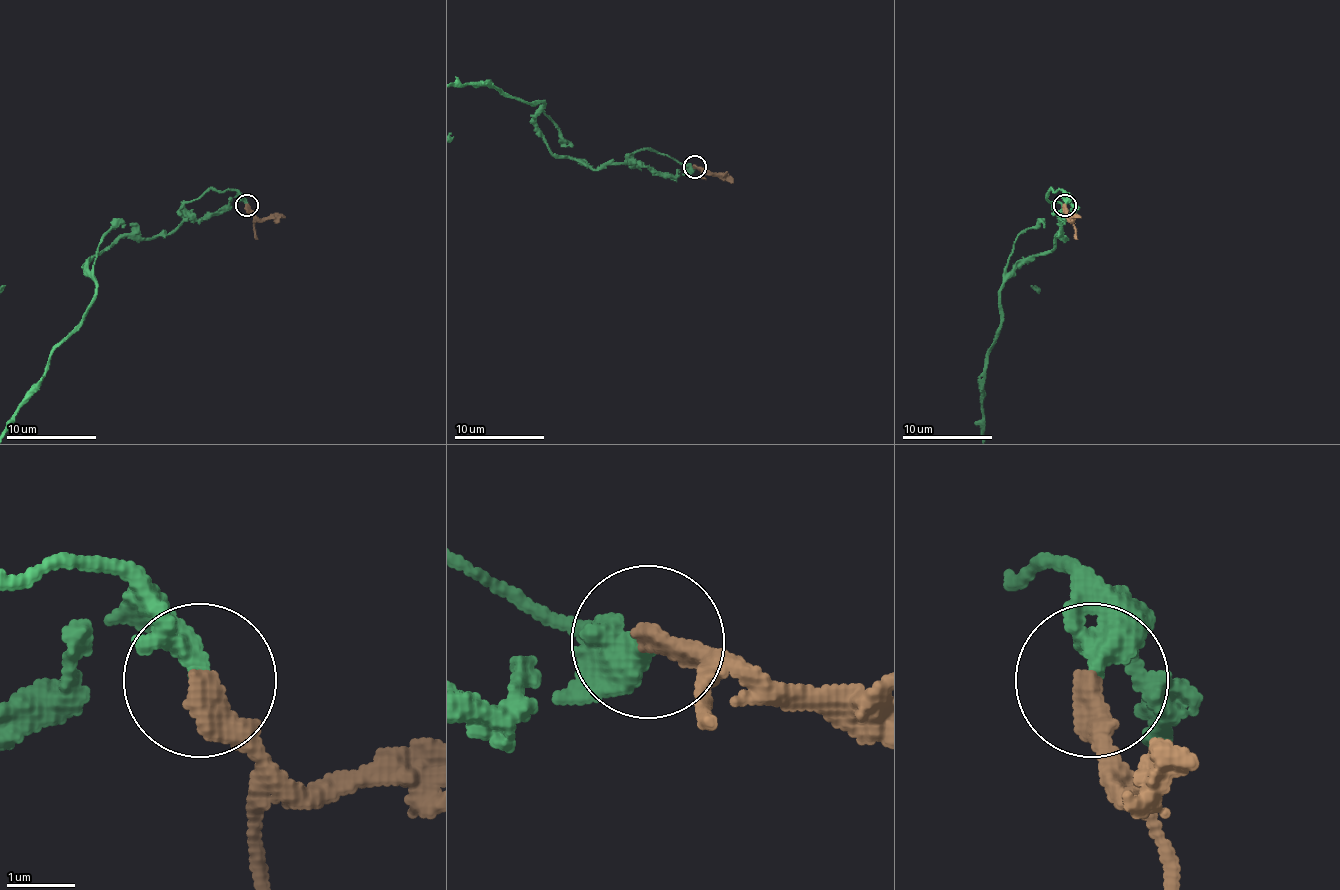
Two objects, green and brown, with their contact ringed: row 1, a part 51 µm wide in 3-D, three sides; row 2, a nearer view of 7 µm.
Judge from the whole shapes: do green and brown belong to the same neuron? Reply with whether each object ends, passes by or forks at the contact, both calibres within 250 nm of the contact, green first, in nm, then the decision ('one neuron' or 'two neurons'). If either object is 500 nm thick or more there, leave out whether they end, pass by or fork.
green ends; brown ends; calibres 440 and 400 nm; one neuron

